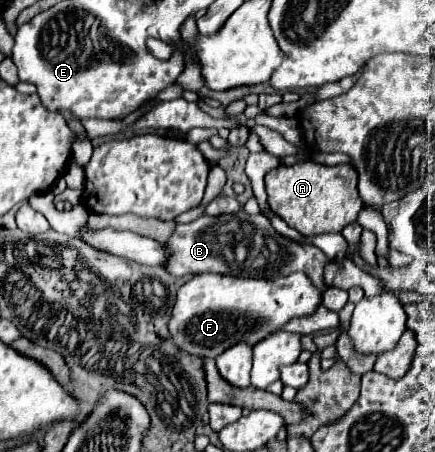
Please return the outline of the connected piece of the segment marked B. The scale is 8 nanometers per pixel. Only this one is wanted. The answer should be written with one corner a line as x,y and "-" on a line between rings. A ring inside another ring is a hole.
244,210
224,216
200,216
188,224
176,224
172,236
164,242
164,248
170,250
164,270
180,278
186,274
216,272
216,274
234,274
242,278
278,278
290,272
304,272
310,276
316,288
326,290
322,282
322,272
328,258
316,246
304,246
290,242
288,238
276,234
270,220
262,214
250,216
-
224,246
230,246
228,254
234,254
234,264
230,266
224,258

